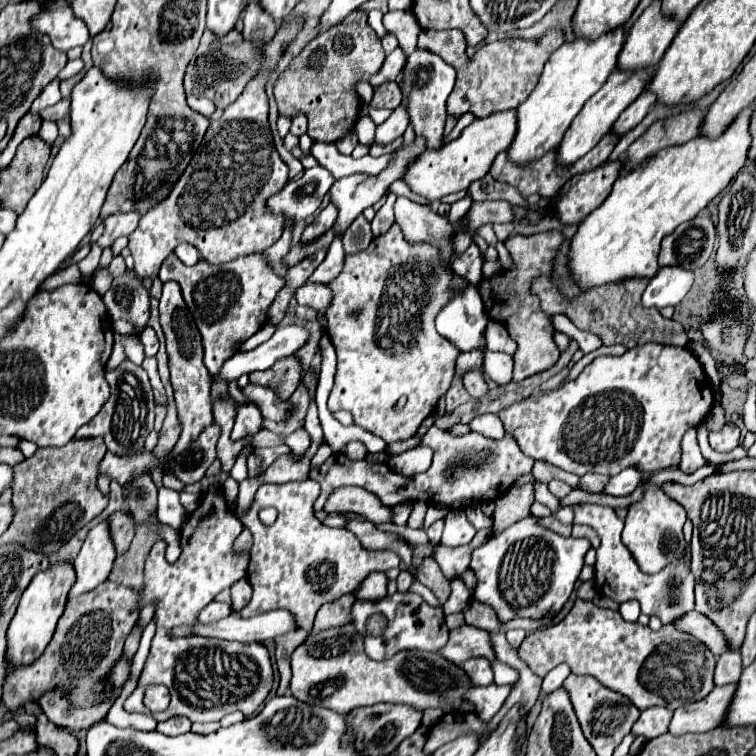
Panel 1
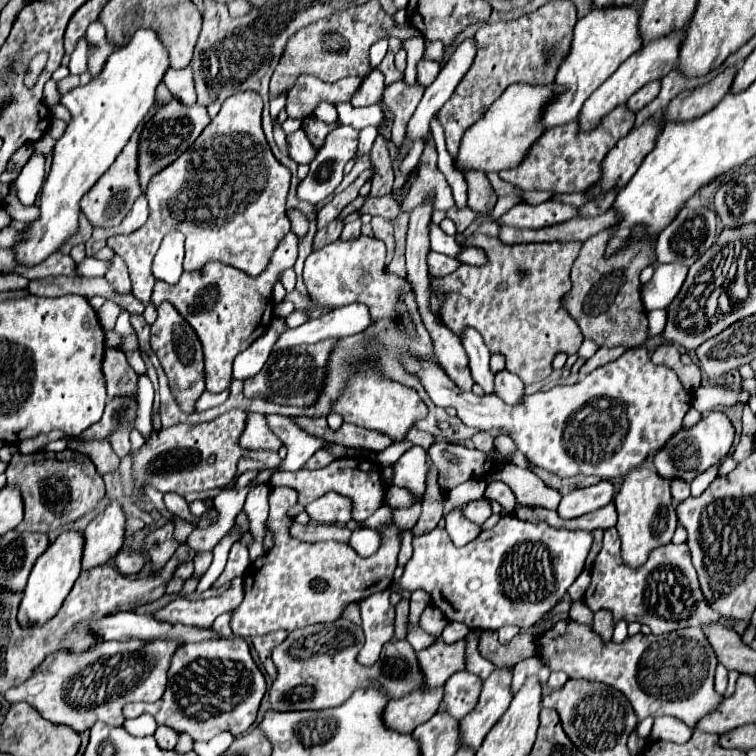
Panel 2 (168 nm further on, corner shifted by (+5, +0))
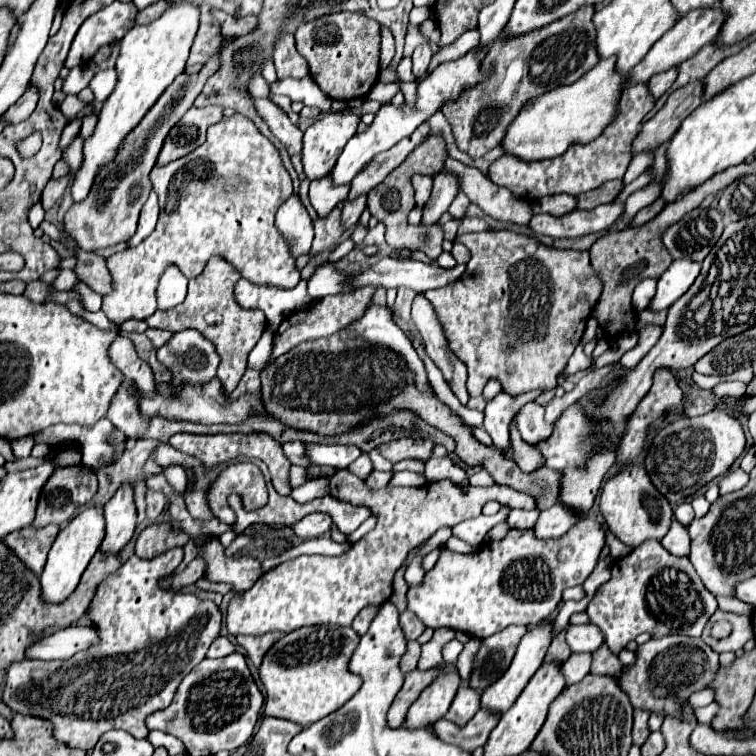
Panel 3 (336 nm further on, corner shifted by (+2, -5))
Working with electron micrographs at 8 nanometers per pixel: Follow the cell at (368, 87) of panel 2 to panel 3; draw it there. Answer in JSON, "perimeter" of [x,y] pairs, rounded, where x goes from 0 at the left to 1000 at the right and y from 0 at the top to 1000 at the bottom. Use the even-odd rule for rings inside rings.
{"perimeter":[[[435,149],[425,152],[414,165],[403,171],[401,179],[401,221],[406,237],[430,234],[446,208],[451,205],[456,189],[472,176],[478,152],[462,149]]]}

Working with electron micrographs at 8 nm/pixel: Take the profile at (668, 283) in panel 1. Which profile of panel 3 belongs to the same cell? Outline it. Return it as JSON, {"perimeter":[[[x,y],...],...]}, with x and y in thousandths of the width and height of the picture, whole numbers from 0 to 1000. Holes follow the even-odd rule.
{"perimeter":[[[909,343],[890,345],[885,351],[885,356],[872,366],[869,388],[858,398],[856,409],[858,411],[885,409],[914,380],[919,366],[925,364],[925,356],[927,356],[925,348],[917,348],[917,345],[909,345]]]}

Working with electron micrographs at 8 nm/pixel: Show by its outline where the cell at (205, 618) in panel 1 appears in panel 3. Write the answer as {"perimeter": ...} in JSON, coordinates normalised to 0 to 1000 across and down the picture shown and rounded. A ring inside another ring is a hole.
{"perimeter":[[[231,724],[231,726],[224,726],[202,739],[187,739],[181,734],[173,734],[152,758],[147,758],[136,771],[134,776],[128,779],[128,787],[123,792],[123,803],[118,803],[118,811],[120,811],[120,819],[131,835],[131,843],[134,843],[134,851],[128,856],[118,856],[102,866],[97,866],[94,872],[86,872],[86,874],[52,874],[52,872],[44,872],[44,874],[28,874],[28,877],[17,877],[12,882],[12,890],[9,890],[9,903],[7,903],[7,911],[4,911],[4,927],[7,933],[15,935],[15,940],[20,943],[30,943],[30,946],[46,946],[46,948],[57,948],[57,951],[65,951],[70,956],[70,964],[73,964],[73,978],[91,985],[91,988],[102,988],[102,991],[123,991],[128,978],[139,970],[139,967],[147,967],[147,964],[163,964],[163,967],[171,967],[176,975],[181,978],[189,978],[194,975],[194,962],[192,962],[192,948],[202,940],[210,940],[216,935],[221,935],[231,919],[231,911],[237,909],[239,898],[274,866],[274,858],[276,853],[282,851],[282,845],[290,843],[290,835],[292,835],[292,806],[282,798],[282,795],[266,795],[261,792],[258,787],[242,787],[242,784],[229,784],[229,782],[216,782],[208,769],[216,763],[216,761],[224,761],[234,753],[234,747],[239,745],[242,739],[242,726],[239,724]]]}

